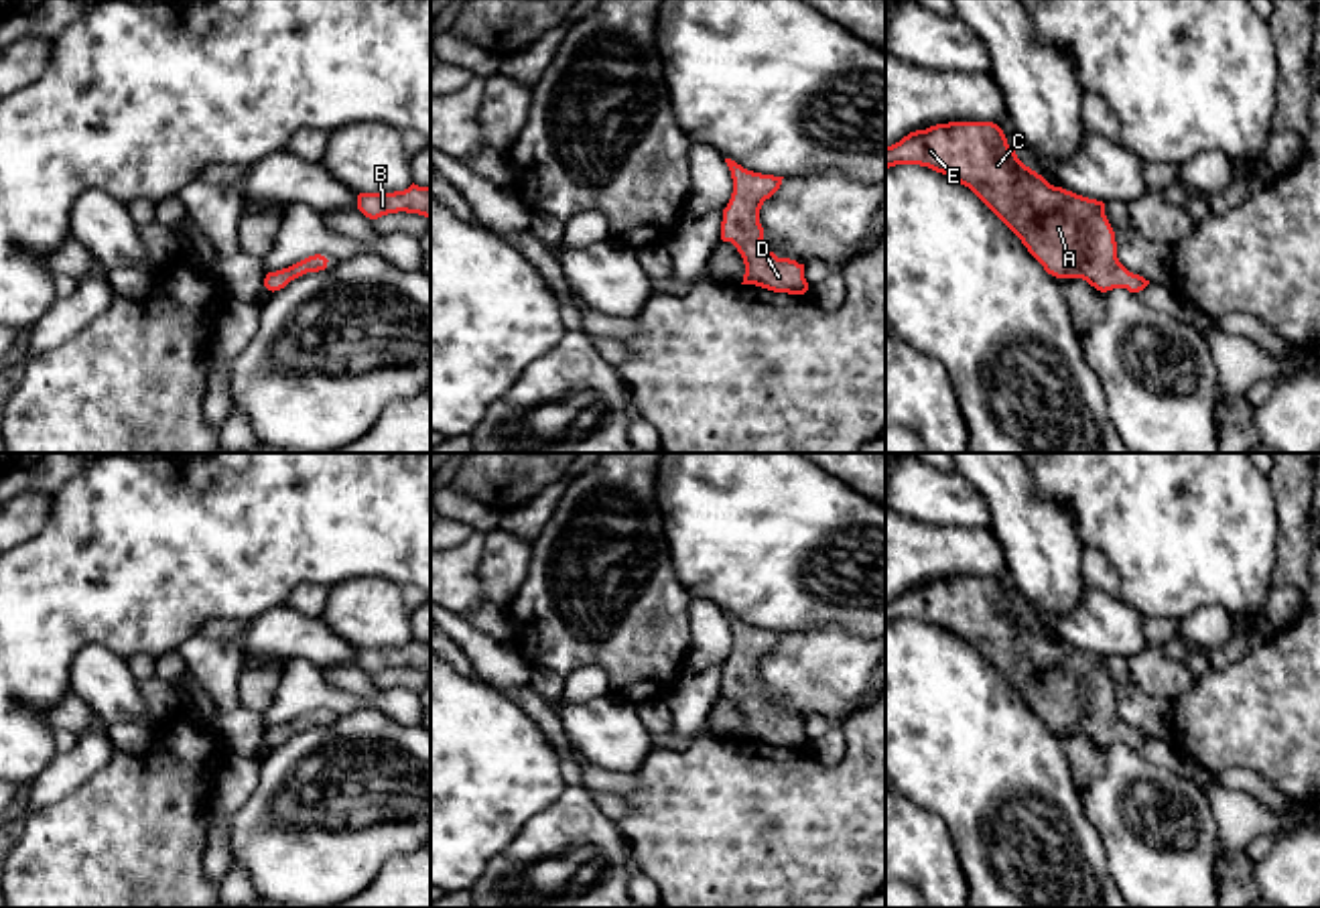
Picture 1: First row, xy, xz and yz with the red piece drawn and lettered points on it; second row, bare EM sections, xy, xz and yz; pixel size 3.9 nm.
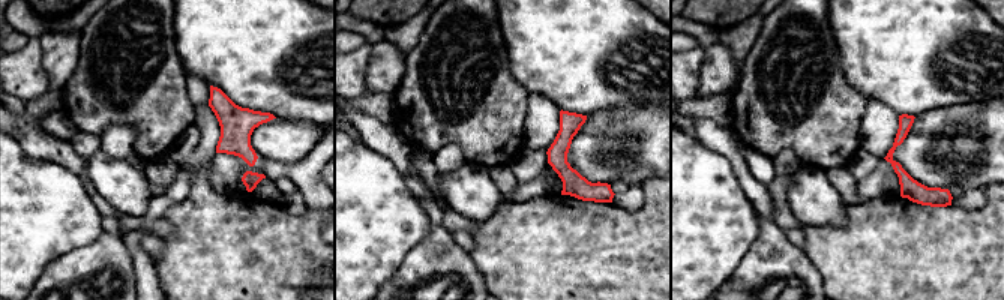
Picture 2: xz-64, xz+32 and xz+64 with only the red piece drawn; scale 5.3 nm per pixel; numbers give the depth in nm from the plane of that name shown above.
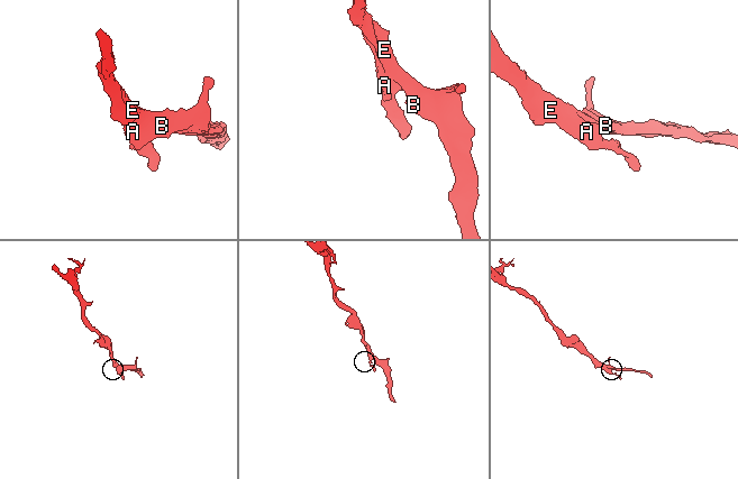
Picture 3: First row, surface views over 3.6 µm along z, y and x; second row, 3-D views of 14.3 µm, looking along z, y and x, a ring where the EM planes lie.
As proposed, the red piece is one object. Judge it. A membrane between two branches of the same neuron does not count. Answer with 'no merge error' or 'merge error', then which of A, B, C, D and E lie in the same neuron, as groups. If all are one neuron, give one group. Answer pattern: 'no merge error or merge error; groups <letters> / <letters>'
no merge error; groups A B C D E

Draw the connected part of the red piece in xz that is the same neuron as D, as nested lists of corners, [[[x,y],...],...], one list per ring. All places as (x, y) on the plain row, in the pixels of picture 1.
[[[725,613],[725,618],[731,626],[733,648],[723,664],[721,695],[731,697],[743,713],[745,729],[741,739],[804,750],[808,745],[804,719],[778,713],[762,697],[760,664],[780,644],[784,632],[747,626],[731,613]]]

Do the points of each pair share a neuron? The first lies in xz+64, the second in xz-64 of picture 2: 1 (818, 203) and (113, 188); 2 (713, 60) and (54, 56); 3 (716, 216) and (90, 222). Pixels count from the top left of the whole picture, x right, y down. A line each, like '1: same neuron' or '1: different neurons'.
1: same neuron
2: same neuron
3: same neuron

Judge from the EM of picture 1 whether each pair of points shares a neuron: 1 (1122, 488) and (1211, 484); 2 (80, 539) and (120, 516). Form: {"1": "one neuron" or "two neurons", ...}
{"1": "one neuron", "2": "one neuron"}

